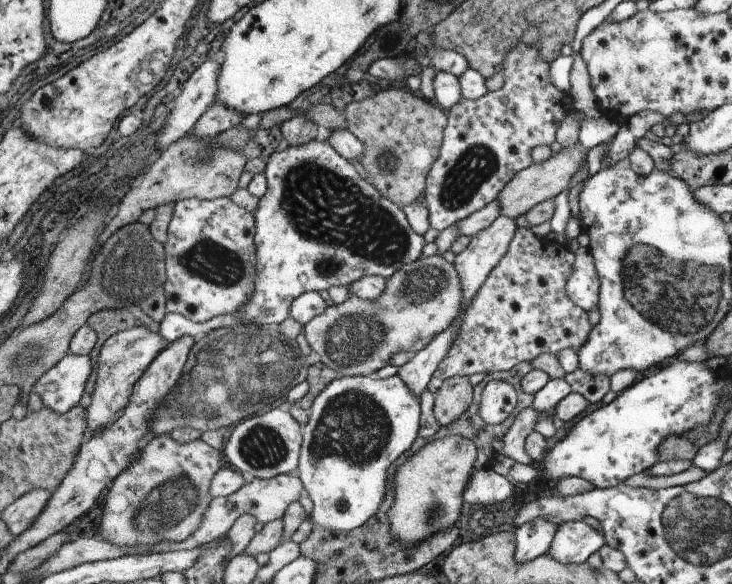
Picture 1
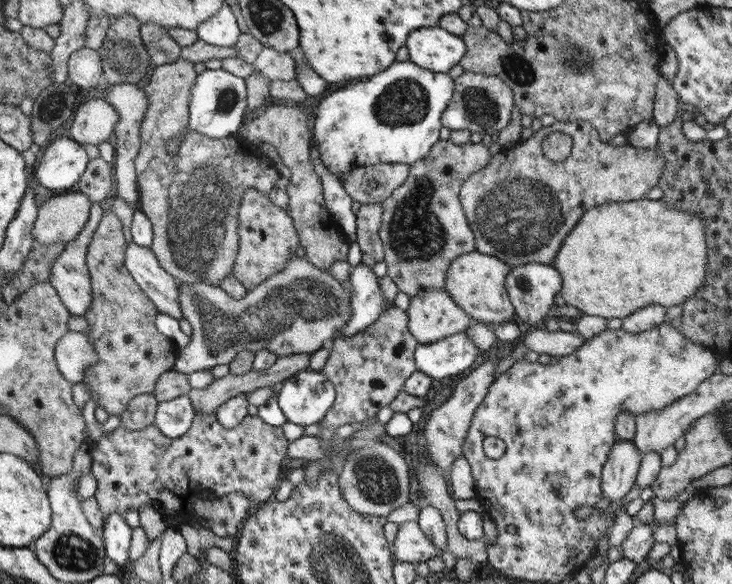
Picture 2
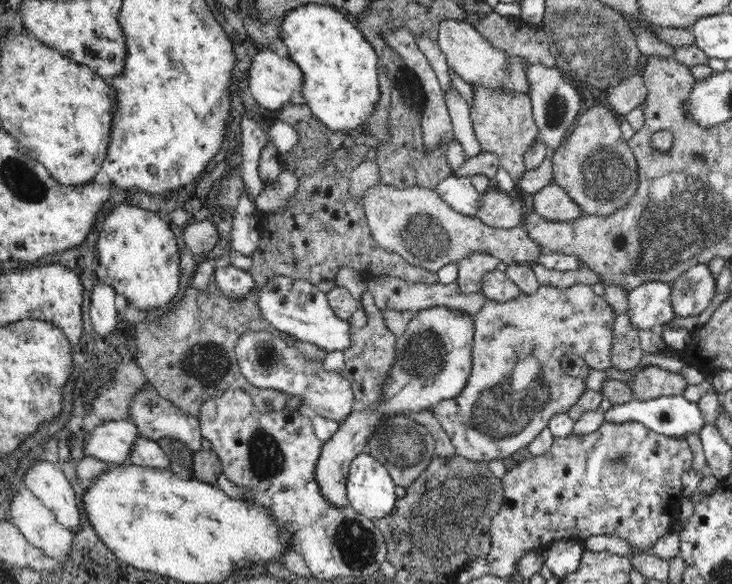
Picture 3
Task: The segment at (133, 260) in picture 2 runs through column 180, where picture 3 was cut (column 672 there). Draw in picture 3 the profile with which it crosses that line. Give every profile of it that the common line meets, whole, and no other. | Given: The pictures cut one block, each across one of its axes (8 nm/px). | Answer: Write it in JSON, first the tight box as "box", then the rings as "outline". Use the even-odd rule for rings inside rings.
{"box":[628,280,676,330],"outline":[[[650,280],[628,294],[628,318],[636,330],[658,330],[676,318],[672,304],[672,284]]]}

